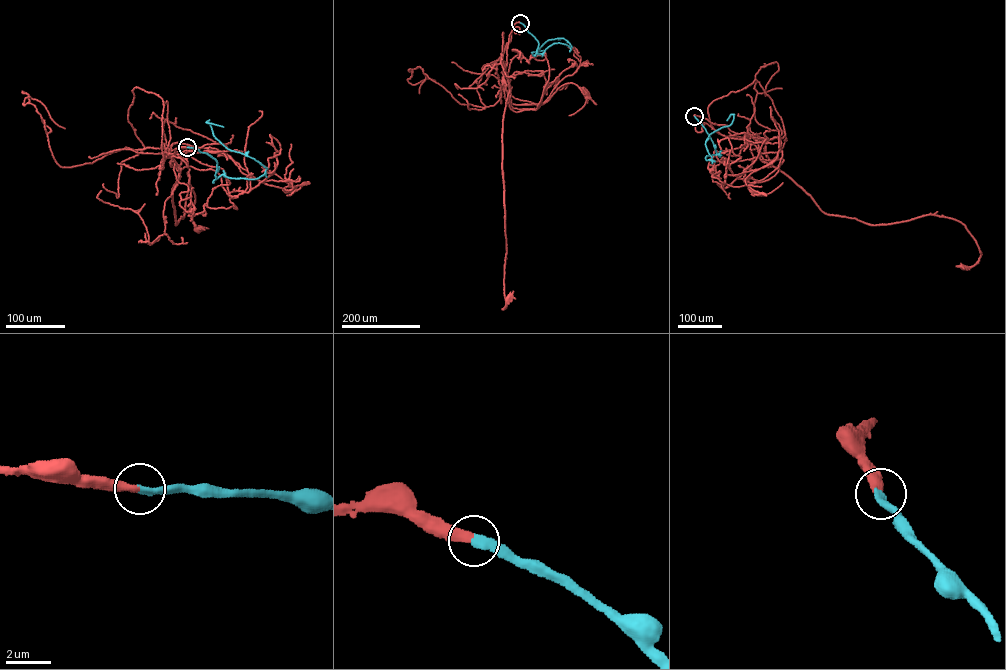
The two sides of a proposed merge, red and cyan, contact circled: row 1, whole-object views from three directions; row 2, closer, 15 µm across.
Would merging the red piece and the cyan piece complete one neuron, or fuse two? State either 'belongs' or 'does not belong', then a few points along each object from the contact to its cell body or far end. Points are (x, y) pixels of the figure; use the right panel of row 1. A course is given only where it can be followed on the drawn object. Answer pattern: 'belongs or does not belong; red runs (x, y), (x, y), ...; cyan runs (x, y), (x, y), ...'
belongs; red runs (694, 116), (752, 137), (759, 159), (826, 214), (874, 225), (929, 214), (960, 222), (981, 254), (964, 266); cyan runs (694, 116), (719, 153), (706, 156), (707, 160), (712, 158), (706, 139), (730, 125), (733, 115), (727, 120)

